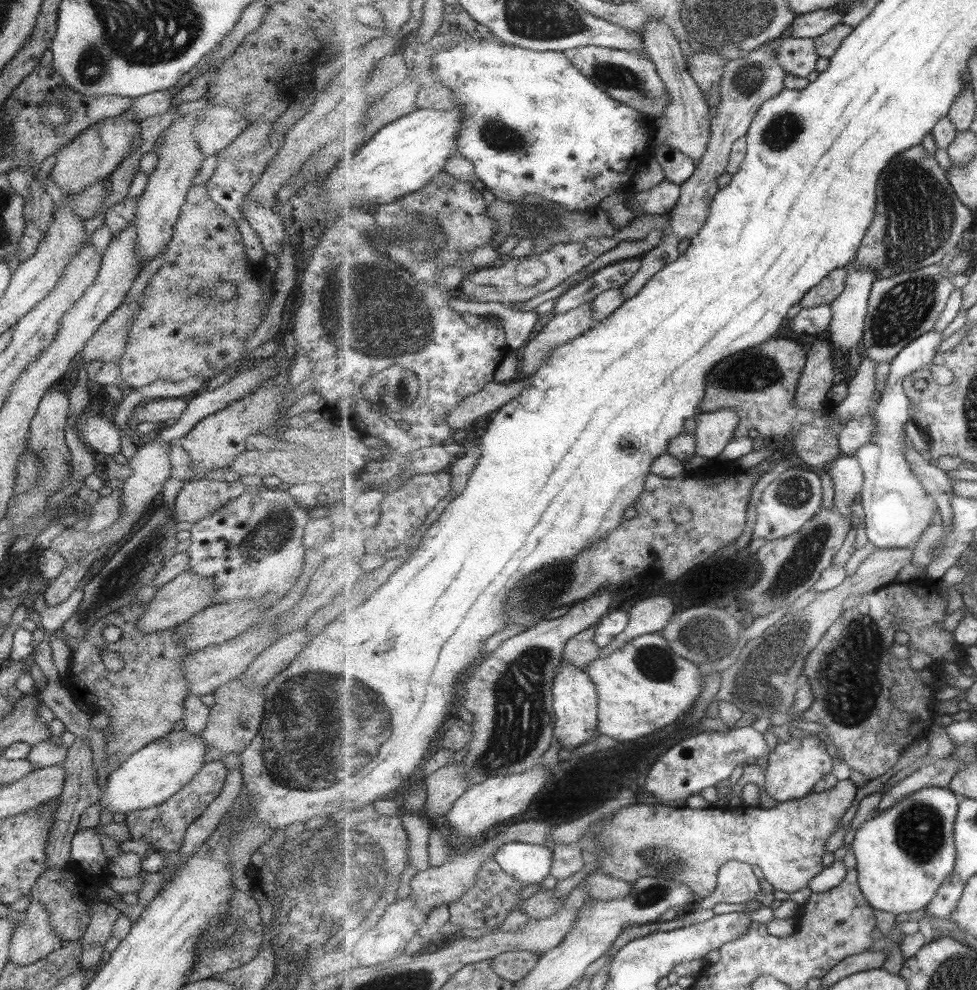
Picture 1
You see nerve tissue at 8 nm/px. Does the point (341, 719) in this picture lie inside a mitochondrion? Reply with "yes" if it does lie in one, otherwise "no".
yes

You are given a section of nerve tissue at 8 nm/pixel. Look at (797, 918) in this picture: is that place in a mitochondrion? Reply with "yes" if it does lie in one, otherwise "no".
no

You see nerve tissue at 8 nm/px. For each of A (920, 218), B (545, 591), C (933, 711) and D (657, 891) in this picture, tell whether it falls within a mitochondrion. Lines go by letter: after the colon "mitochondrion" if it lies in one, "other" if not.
A: mitochondrion
B: mitochondrion
C: other
D: mitochondrion

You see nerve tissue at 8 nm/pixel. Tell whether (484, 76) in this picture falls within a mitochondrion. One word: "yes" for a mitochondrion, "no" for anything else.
no

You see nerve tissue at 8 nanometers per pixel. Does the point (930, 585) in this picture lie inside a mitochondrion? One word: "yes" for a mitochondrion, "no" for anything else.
no

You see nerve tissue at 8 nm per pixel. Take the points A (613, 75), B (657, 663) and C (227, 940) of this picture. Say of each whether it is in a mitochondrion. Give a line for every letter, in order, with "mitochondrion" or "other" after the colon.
A: mitochondrion
B: mitochondrion
C: mitochondrion

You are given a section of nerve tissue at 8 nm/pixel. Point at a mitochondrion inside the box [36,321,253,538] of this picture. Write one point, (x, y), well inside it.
(47, 455)

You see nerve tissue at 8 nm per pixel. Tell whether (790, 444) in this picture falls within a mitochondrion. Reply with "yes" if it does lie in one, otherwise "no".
no

